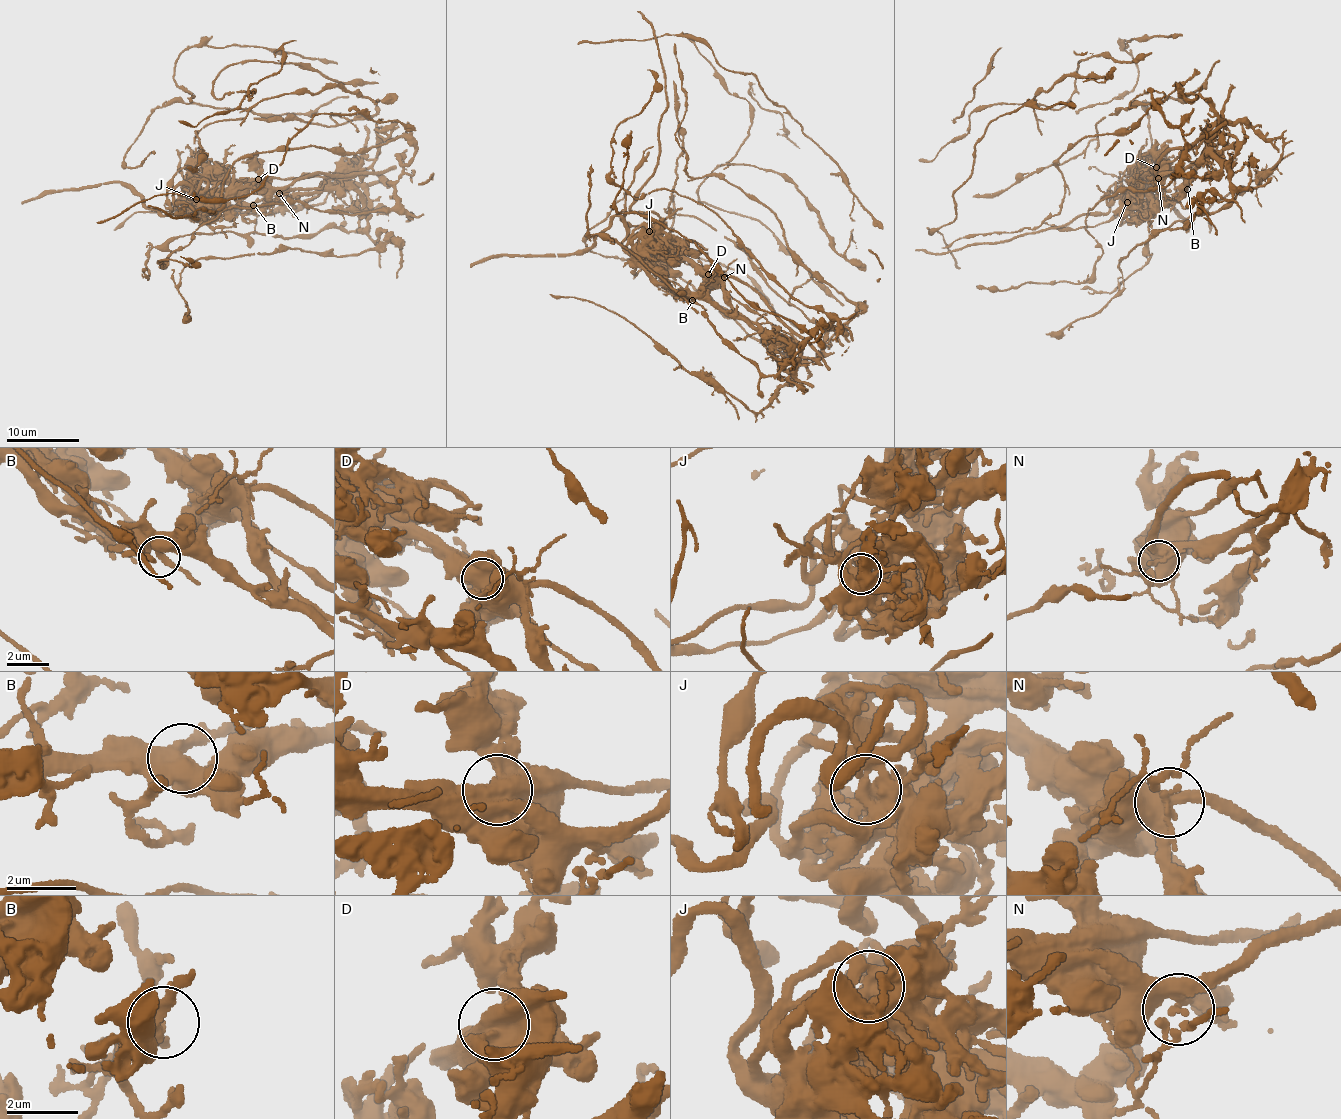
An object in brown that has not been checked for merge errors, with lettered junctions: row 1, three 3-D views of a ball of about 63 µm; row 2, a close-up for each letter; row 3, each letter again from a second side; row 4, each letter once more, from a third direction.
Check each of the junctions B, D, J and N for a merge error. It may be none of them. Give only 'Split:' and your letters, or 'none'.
Split: D, J

